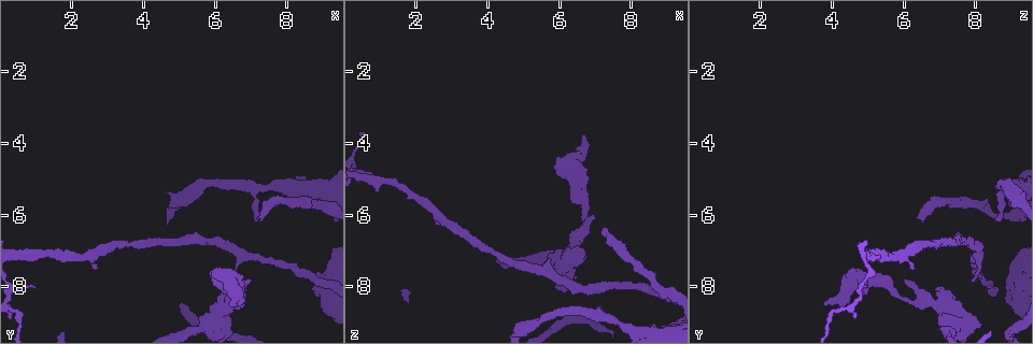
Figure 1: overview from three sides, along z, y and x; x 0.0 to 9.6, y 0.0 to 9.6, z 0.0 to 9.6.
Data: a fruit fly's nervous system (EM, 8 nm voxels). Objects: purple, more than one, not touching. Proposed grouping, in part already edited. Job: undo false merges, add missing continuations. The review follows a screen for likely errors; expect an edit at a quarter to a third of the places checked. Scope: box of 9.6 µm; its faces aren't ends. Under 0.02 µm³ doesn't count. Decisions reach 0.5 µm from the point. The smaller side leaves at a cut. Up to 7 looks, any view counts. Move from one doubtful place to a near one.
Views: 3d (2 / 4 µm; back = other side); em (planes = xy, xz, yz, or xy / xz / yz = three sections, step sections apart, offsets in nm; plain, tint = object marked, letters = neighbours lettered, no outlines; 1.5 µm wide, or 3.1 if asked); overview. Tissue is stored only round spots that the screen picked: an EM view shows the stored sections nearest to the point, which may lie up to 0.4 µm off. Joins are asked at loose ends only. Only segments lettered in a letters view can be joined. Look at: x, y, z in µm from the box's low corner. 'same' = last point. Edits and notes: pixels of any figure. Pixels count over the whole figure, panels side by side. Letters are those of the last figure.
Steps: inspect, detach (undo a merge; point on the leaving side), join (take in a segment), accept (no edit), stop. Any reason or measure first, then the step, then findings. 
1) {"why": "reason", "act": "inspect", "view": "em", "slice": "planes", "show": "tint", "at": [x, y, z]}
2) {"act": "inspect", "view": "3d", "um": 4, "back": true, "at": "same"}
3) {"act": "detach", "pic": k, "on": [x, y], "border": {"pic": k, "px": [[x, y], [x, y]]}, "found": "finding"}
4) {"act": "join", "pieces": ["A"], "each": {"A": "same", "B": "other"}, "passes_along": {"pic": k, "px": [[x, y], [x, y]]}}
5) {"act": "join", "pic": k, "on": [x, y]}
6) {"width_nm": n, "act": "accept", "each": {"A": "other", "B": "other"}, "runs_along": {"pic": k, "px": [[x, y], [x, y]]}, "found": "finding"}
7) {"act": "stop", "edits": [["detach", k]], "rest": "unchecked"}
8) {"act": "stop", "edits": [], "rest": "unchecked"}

{"act": "inspect", "view": "em", "slice": "yz", "step": 8, "show": "tint", "at": [6.70, 8.35, 6.10]}

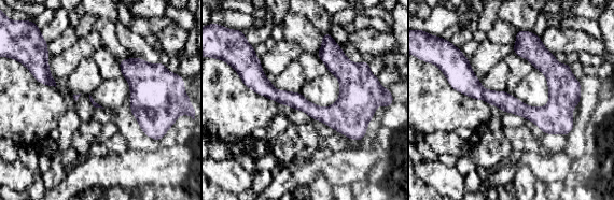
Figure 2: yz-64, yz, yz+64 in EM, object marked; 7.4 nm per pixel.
{"why": "cut it another way", "act": "inspect", "view": "em", "slice": "planes", "show": "letters", "at": "same"}

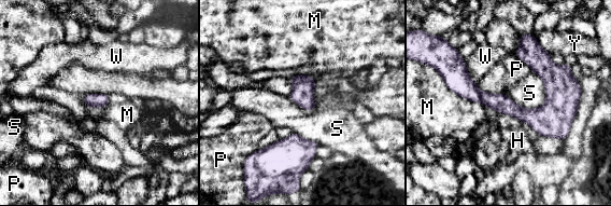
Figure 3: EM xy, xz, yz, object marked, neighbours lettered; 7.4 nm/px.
{"width_nm": 110, "act": "accept", "each": {"H": "other", "M": "other", "P": "other", "S": "other", "W": "other", "Y": "other"}, "runs_along": {"pic": 3, "px": [[449, 80], [523, 114], [573, 97]]}, "found": "all the same neuron"}

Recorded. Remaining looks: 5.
{"why": "thick end", "act": "inspect", "view": "3d", "um": 4, "at": [6.65, 8.45, 3.80]}

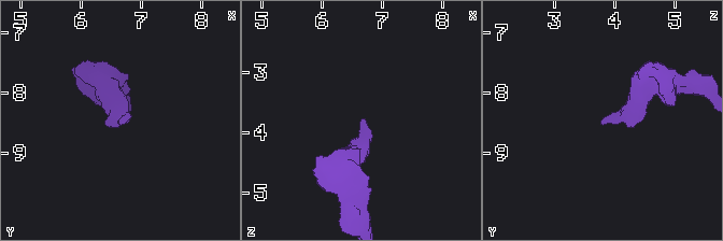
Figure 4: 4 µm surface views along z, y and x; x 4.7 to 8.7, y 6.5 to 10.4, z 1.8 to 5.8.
{"why": "shape alone is not enough", "act": "inspect", "view": "em", "slice": "xz", "step": 4, "show": "tint", "at": [6.65, 8.50, 3.75]}

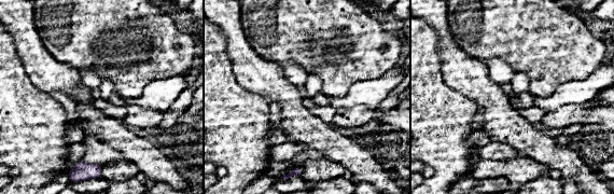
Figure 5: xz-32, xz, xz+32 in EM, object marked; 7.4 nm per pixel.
{"why": "cut it another way", "act": "inspect", "view": "em", "slice": "planes", "show": "letters", "at": "same"}

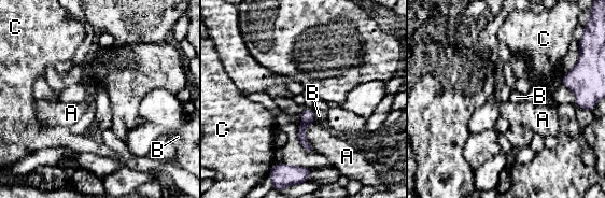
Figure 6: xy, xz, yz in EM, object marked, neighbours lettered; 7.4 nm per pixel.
{"longest_contact_nm": ["A", 220], "act": "accept", "each": {"A": "other", "B": "other", "C": "other"}, "runs_along": {"pic": 6, "px": [[307, 111], [303, 141], [308, 147]]}, "found": "none of them fits"}

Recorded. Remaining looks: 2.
{"why": "free end", "act": "inspect", "view": "em", "slice": "planes", "show": "letters", "at": [2.65, 7.50, 6.30]}

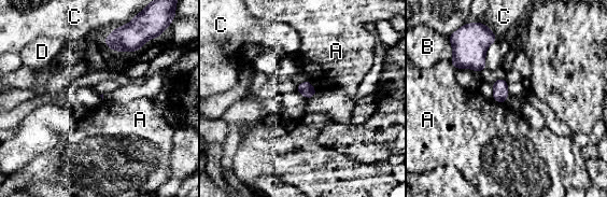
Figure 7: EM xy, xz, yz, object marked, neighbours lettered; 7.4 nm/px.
{"act": "accept", "each": {"A": "other", "B": "other", "C": "other", "D": "other"}, "border": {"pic": 7, "px": [[308, 81], [316, 92]]}, "found": "none of them fits"}

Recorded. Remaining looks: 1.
{"act": "stop", "edits": [], "rest": "unchecked"}

